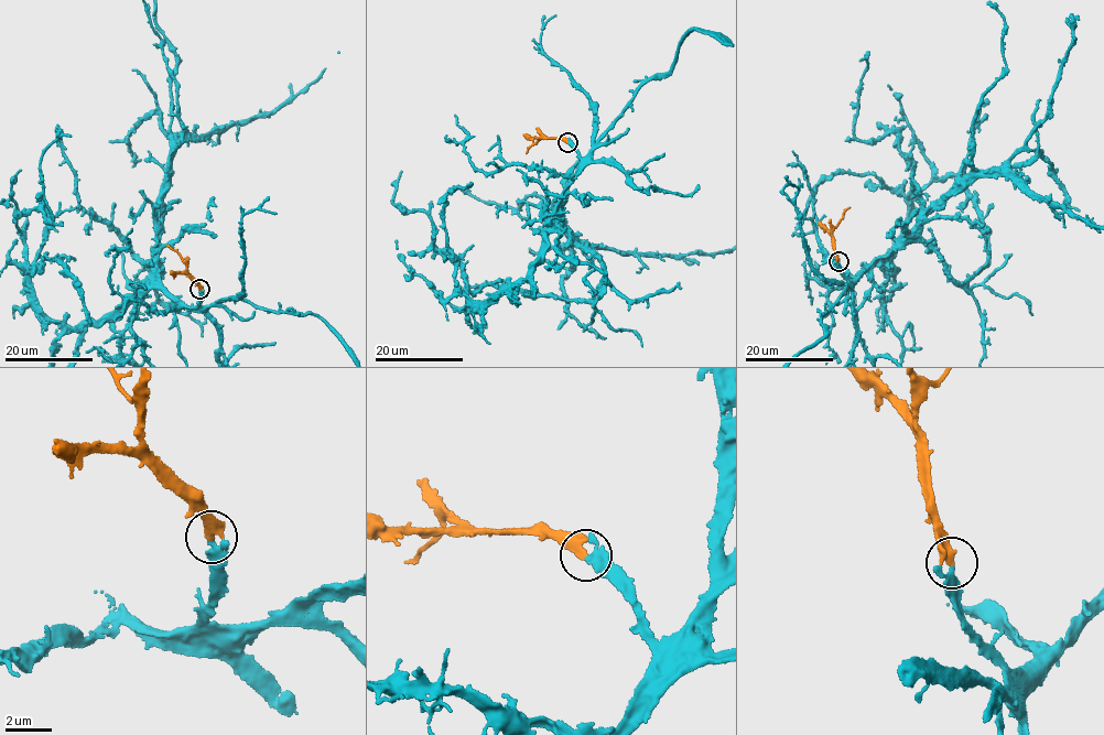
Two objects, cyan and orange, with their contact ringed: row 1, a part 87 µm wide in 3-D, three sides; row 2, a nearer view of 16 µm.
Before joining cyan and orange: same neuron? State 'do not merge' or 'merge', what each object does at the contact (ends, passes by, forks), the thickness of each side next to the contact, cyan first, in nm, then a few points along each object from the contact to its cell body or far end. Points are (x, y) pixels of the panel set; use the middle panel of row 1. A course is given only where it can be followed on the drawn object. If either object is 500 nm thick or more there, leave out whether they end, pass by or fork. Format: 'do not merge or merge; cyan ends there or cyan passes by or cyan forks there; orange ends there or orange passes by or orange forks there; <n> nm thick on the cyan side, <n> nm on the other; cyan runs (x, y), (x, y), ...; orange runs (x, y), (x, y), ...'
merge; cyan passes by; orange ends there; 240 nm thick on the cyan side, 360 nm on the other; cyan runs (569, 143), (576, 177), (526, 278), (484, 301), (466, 294), (428, 215), (392, 203), (402, 171); orange runs (567, 142), (561, 137), (542, 134), (526, 153)

